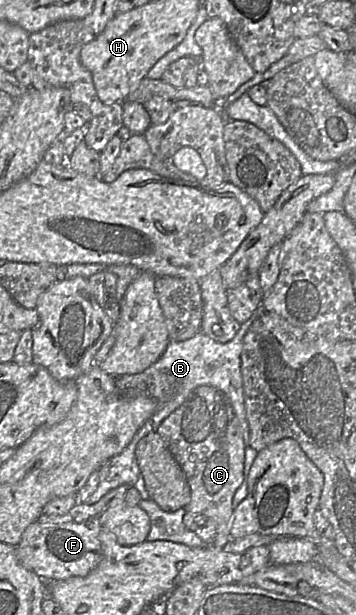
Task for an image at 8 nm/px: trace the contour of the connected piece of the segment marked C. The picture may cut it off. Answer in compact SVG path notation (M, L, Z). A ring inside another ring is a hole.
M199 386L155 432L163 438L187 478L191 498L185 506L186 511L203 514L215 521L217 530L211 546L223 549L232 539L233 497L244 480L247 447L229 398L216 387Z

